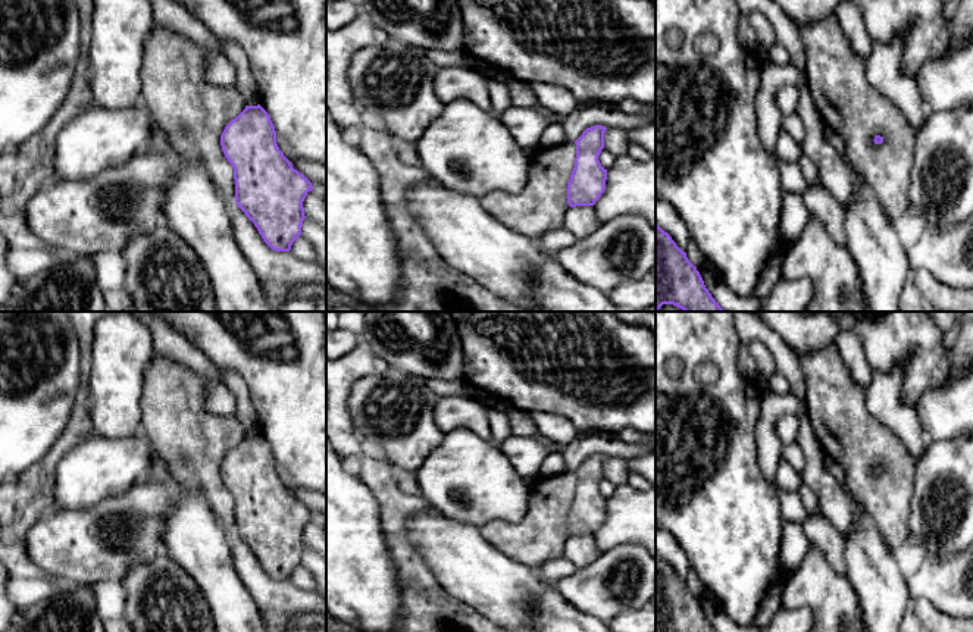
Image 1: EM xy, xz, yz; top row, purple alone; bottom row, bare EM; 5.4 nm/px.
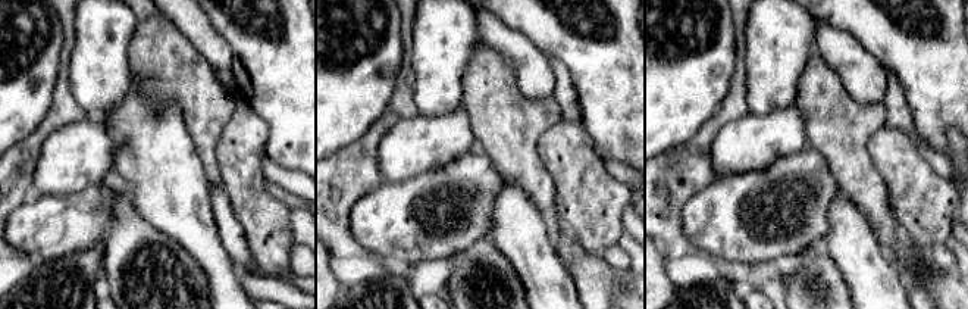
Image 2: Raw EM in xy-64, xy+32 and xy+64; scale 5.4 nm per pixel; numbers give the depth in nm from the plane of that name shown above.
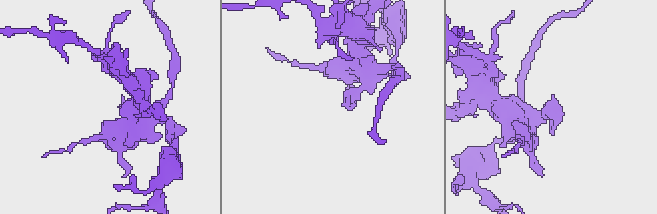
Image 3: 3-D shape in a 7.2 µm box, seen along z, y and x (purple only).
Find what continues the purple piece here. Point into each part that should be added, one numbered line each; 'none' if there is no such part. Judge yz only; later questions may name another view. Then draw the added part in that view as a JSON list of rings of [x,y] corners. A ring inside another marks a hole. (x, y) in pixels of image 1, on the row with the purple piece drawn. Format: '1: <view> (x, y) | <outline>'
none

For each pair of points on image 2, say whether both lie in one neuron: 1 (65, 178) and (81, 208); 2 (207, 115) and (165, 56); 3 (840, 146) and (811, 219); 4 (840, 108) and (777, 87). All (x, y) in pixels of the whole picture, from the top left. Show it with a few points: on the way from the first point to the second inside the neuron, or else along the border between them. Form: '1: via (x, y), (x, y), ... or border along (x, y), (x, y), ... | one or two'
1: border along (103, 178), (78, 192), (38, 196) | two
2: via (203, 100), (177, 71) | one
3: border along (810, 144), (823, 156), (840, 189) | two
4: border along (810, 61), (798, 81), (796, 99), (792, 103) | two

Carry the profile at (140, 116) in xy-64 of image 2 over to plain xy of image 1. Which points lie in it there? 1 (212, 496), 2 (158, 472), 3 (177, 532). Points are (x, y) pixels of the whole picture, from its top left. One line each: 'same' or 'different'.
1: different
2: same
3: same

